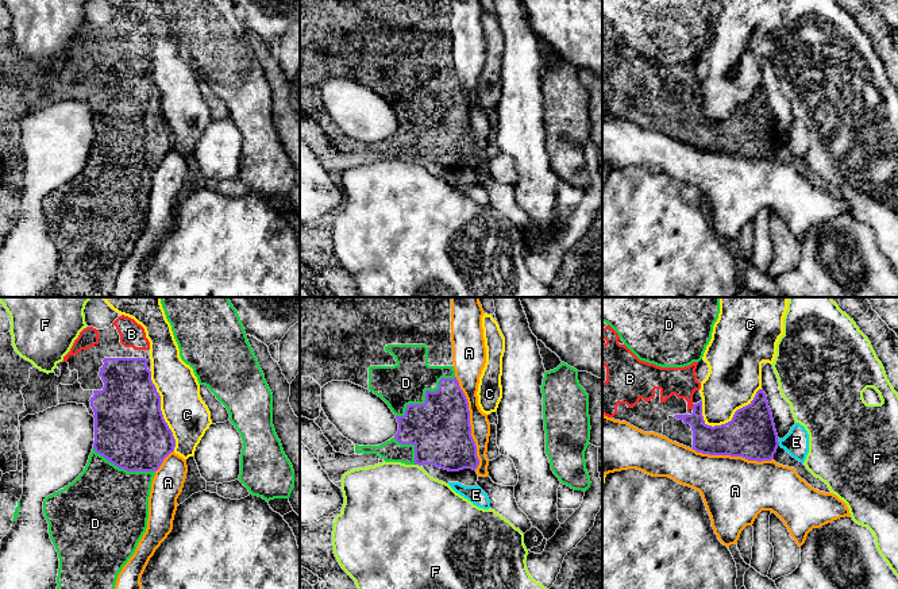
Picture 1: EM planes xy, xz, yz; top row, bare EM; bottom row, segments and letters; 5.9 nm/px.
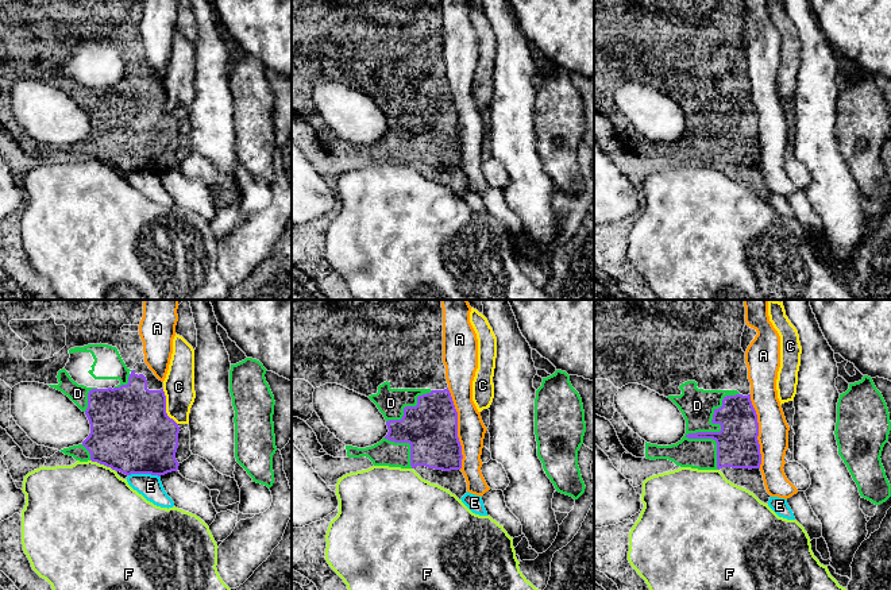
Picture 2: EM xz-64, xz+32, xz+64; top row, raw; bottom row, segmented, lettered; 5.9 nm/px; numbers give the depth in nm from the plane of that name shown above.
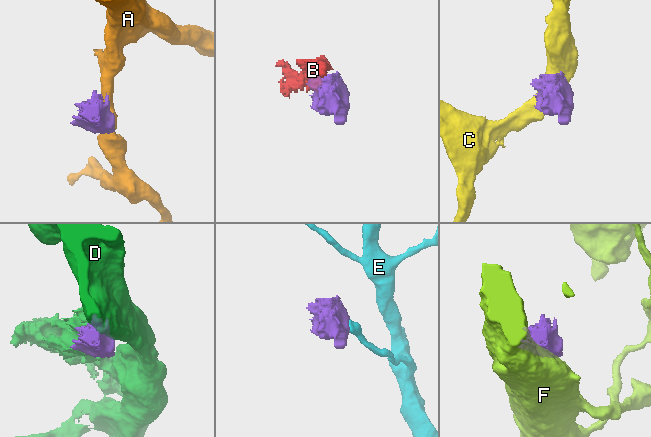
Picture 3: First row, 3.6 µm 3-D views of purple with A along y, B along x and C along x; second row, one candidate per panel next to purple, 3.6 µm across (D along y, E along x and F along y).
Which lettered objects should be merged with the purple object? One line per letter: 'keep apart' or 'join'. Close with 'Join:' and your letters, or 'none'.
A: keep apart
B: join
C: keep apart
D: keep apart
E: keep apart
F: keep apart
Join: B

